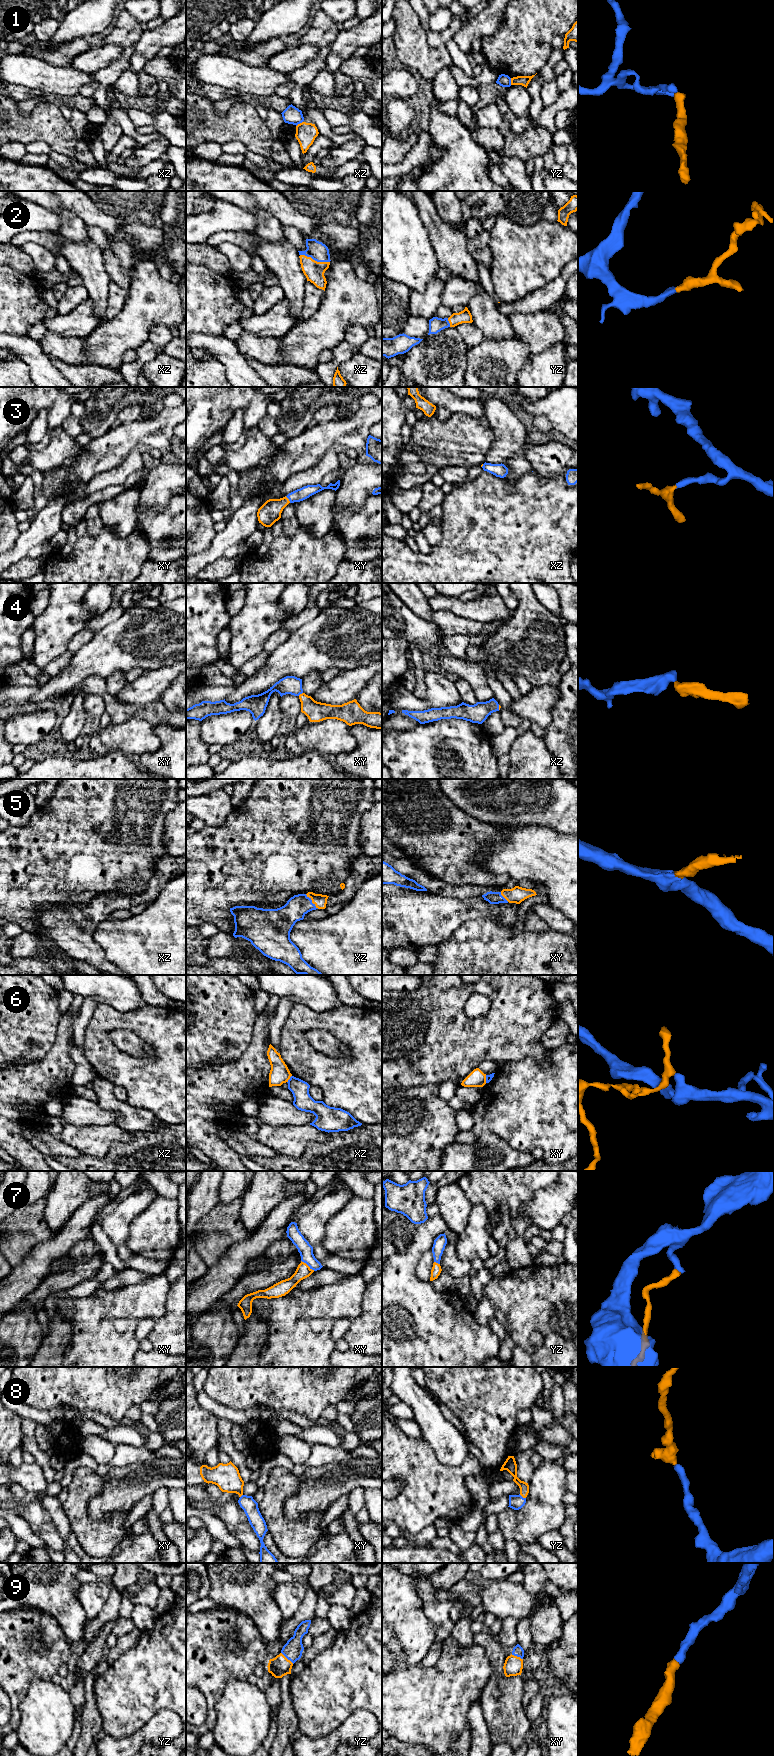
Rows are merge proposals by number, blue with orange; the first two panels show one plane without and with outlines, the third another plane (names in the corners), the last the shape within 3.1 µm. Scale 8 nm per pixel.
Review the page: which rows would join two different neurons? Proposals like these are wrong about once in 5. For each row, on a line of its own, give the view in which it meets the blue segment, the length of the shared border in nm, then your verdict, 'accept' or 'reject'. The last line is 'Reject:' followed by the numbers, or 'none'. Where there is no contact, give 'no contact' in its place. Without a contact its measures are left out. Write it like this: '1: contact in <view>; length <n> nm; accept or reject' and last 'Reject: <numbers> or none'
1: contact in xz; length 70 nm; reject
2: contact in xz; length 240 nm; accept
3: contact in xy; length 70 nm; accept
4: contact in xy; length 50 nm; accept
5: contact in xz; length 160 nm; accept
6: contact in xz; length 70 nm; reject
7: contact in xy; length 140 nm; reject
8: contact in yz; length 70 nm; accept
9: contact in yz; length 140 nm; accept
Reject: 1, 6, 7

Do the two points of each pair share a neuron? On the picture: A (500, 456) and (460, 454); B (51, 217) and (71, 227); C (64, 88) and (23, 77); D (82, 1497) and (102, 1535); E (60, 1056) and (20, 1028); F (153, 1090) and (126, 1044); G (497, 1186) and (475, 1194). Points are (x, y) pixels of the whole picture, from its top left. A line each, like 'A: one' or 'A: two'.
A: two
B: two
C: one
D: one
E: two
F: two
G: one

